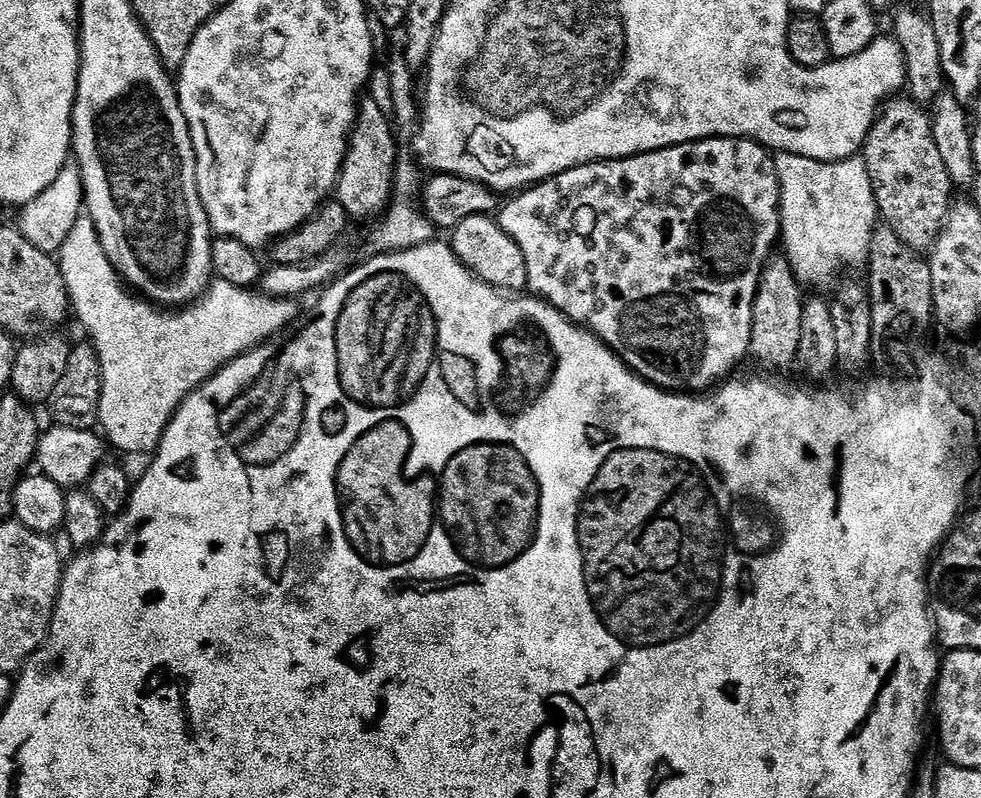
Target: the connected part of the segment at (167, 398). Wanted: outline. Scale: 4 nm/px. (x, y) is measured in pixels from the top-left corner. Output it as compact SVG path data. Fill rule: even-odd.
M86 214L80 215L74 222L59 250L58 263L66 282L71 311L88 331L87 339L100 359L101 400L98 419L104 427L103 435L107 443L111 447L113 444L120 452L155 453L178 406L199 384L237 356L271 341L268 339L275 332L282 331L296 316L295 299L270 296L252 288L230 286L230 282L218 279L213 279L195 300L179 310L157 306L121 280L110 258L102 250L94 222Z

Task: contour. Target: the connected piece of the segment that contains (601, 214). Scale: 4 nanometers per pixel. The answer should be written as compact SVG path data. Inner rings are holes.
M709 136L702 140L689 140L686 144L670 144L656 152L623 156L620 160L597 160L591 164L580 164L577 168L567 168L549 180L542 180L539 184L523 189L509 200L512 201L505 208L503 205L499 209L498 219L506 234L510 234L514 242L518 242L522 258L526 258L527 291L547 300L576 323L584 325L649 383L665 390L708 390L727 377L731 373L728 371L744 355L749 355L752 346L754 298L760 281L760 271L775 249L772 247L775 244L777 247L781 239L780 179L776 176L773 153L763 144L751 138Z

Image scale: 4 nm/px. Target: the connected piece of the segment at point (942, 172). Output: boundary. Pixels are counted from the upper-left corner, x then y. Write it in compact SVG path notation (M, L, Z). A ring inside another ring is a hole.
M893 95L871 121L871 127L862 145L862 159L870 174L876 211L883 223L892 228L894 234L902 238L902 242L914 249L923 249L935 237L940 221L948 212L948 206L954 198L954 194L951 194L954 191L952 179L942 163L942 154L938 154L938 146L934 143L931 115L907 95Z

